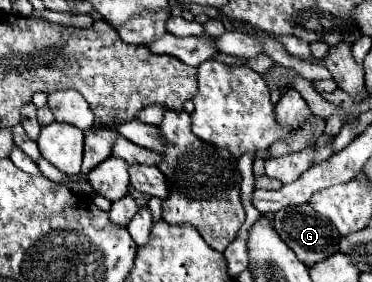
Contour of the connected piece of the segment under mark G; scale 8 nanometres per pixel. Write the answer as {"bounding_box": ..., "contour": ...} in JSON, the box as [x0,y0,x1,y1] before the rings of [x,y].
{"bounding_box":[273,204,341,266],"contour":[[[309,204],[283,208],[283,210],[275,212],[273,228],[305,266],[313,266],[315,262],[319,262],[339,250],[339,238],[341,238],[339,232],[335,230],[335,226],[331,226],[331,222],[327,222],[327,218],[323,218],[321,214],[315,214],[315,210]]]}

